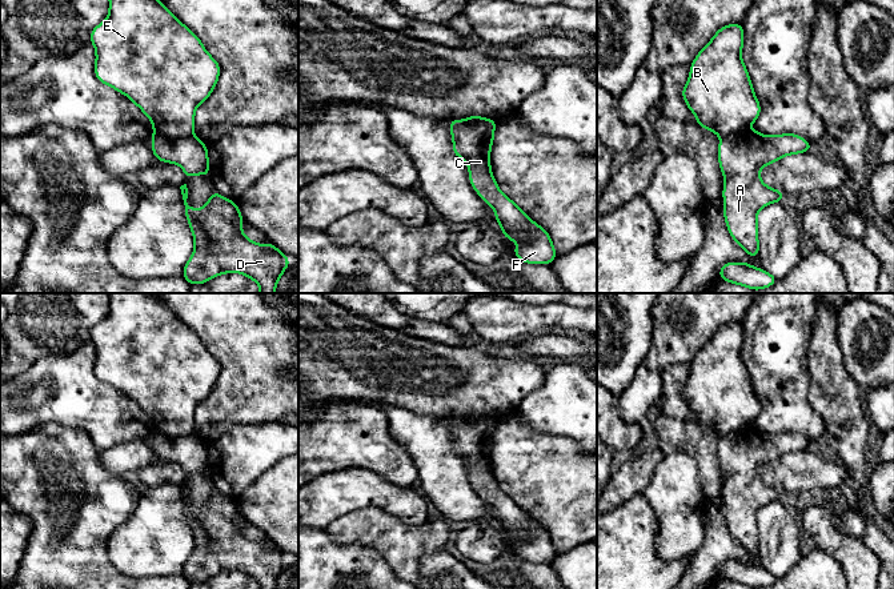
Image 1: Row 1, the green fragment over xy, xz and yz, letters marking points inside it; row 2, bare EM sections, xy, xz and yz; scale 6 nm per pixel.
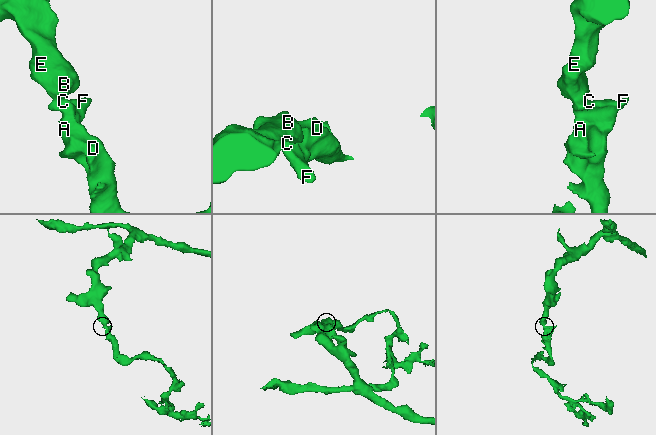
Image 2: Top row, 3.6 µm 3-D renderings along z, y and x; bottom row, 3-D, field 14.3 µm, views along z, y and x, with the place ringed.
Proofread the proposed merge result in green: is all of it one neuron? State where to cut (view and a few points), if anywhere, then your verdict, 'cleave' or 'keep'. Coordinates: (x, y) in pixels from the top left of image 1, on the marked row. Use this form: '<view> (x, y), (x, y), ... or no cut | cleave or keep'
xy (155, 132), (171, 139), (192, 135) | cleave

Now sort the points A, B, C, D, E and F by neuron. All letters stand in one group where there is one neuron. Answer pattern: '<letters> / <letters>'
A C D F / B E

